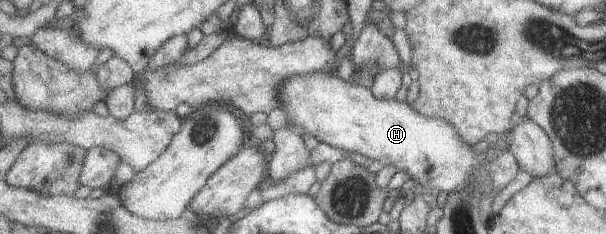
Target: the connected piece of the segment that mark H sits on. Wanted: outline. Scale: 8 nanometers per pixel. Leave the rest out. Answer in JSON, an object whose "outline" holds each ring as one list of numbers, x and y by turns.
{"outline":[[336,71,287,77,278,86,277,107,287,115,289,128,301,136,309,134,320,143,362,154,383,165,396,166,398,171,407,171,417,184,423,184,423,192,448,194,453,189,466,187,468,178,475,177,482,182,483,199,491,190,497,190,498,194,520,171,510,151,501,153,491,162,483,159,481,170,481,154,475,154,472,146,463,142,452,124,425,117,406,101,375,98,370,88,340,79]]}

